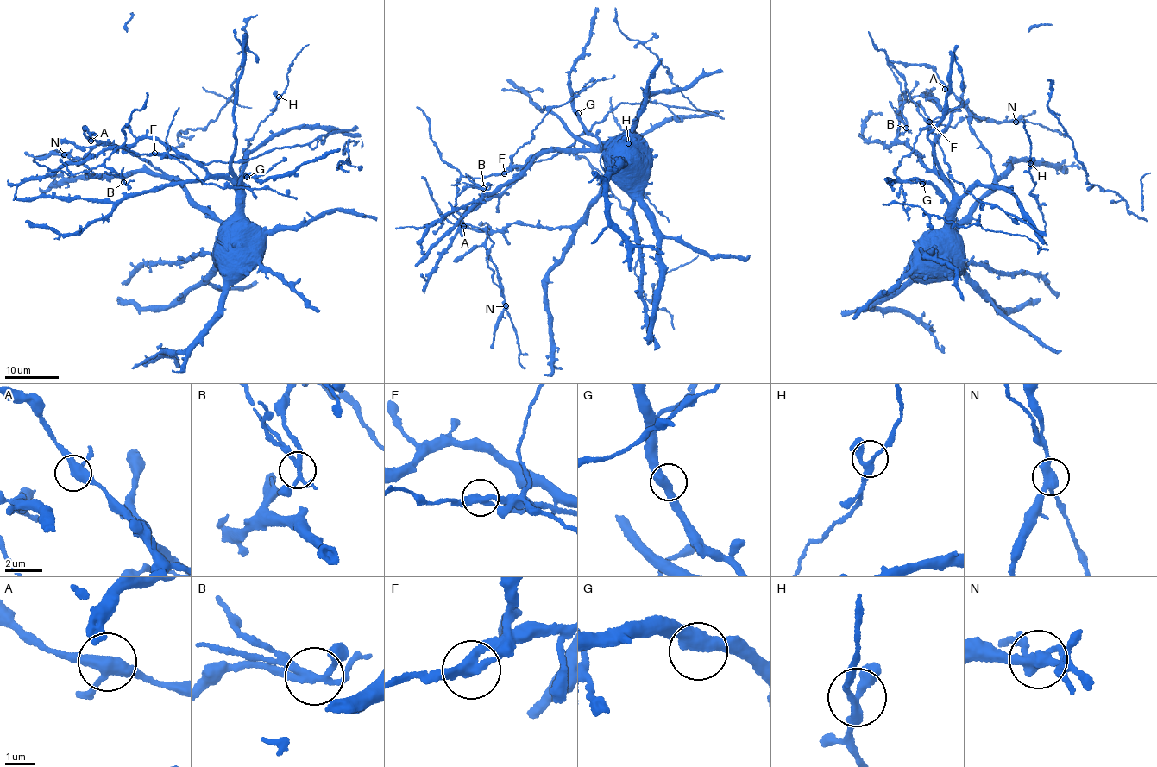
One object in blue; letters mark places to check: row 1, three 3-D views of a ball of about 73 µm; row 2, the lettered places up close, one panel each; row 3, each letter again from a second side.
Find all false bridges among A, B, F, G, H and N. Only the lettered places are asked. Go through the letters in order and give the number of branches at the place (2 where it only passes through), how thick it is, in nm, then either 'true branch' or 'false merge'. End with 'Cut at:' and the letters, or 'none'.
A: 3 | 380 nm | true branch
B: 4 | 240 nm | false merge
F: 2 | 360 nm | false merge
G: 2 | 460 nm | true branch
H: 3 | 240 nm | true branch
N: 3 | 400 nm | false merge
Cut at: B, F, N

